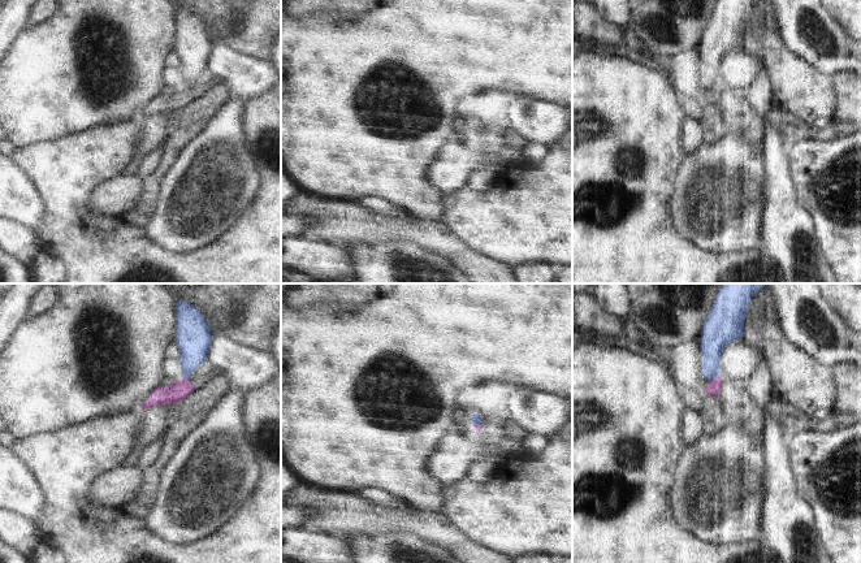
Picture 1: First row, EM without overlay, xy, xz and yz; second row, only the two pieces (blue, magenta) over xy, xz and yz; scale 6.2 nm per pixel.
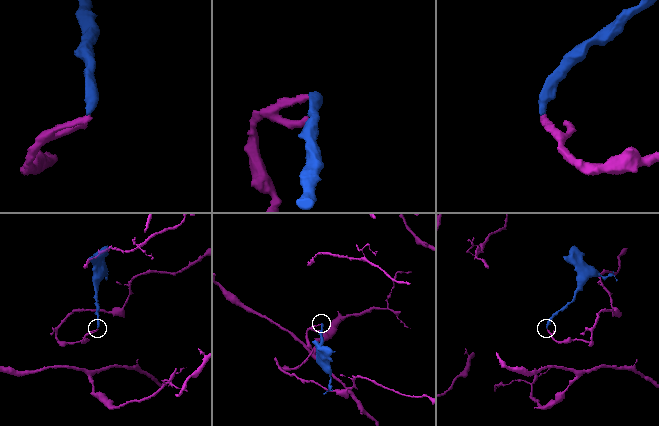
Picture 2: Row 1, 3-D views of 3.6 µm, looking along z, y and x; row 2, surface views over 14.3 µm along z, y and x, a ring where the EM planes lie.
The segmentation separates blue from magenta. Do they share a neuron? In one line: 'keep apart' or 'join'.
keep apart

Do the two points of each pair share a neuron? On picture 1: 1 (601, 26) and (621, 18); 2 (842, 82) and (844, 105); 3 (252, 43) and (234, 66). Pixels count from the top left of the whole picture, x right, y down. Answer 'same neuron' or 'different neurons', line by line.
1: different neurons
2: same neuron
3: different neurons

